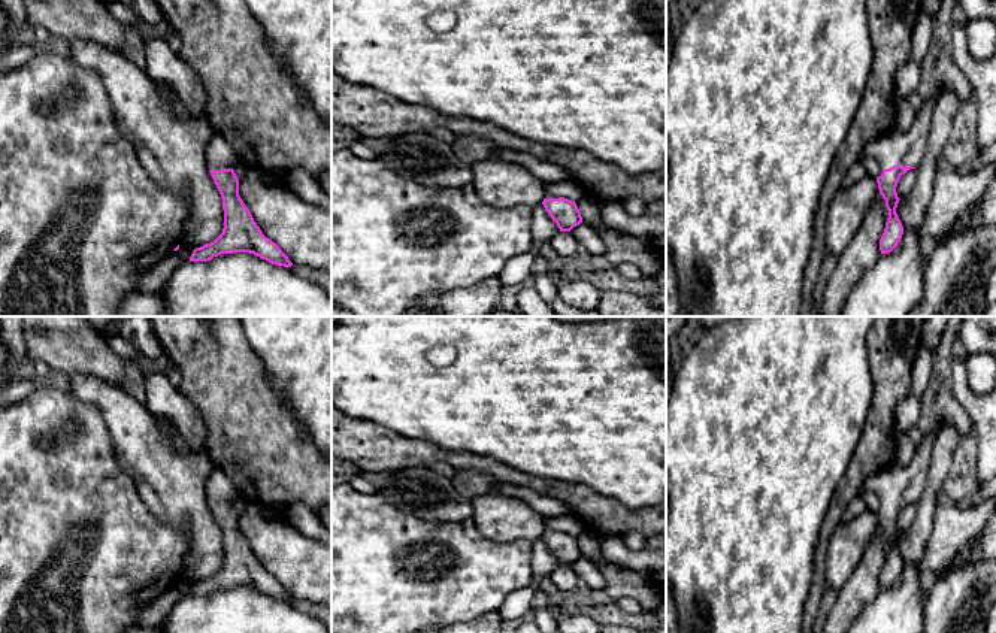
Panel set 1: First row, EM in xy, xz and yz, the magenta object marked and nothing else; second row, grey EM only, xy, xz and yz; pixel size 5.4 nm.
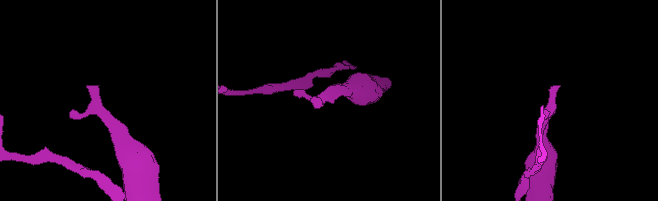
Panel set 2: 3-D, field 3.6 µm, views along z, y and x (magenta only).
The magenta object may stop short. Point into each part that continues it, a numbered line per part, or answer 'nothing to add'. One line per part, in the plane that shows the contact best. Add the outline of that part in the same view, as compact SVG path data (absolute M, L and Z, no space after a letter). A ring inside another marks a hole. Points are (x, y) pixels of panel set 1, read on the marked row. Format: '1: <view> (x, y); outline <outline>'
1: yz (908, 148); outline M935 97L926 99L923 109L915 115L915 121L908 131L893 131L872 143L865 154L880 164L880 175L893 166L918 167L927 154L930 124L933 116Z

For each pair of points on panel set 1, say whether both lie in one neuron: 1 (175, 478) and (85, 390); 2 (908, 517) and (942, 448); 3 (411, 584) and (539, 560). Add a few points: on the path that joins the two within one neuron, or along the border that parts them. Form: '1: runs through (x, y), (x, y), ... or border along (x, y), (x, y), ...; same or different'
1: runs through (151, 456), (139, 444), (136, 433), (109, 406); same
2: border along (917, 502), (916, 520), (901, 533); different
3: border along (532, 542), (529, 584); different

